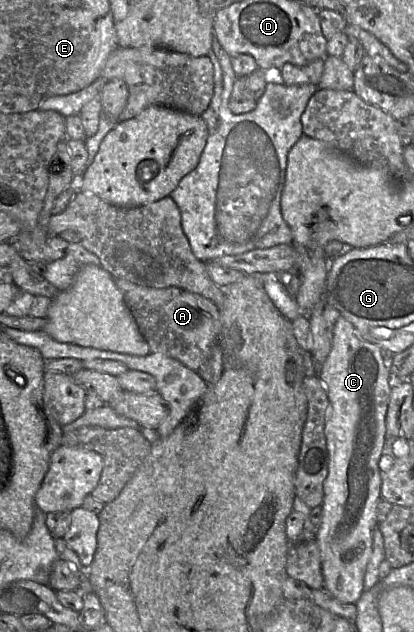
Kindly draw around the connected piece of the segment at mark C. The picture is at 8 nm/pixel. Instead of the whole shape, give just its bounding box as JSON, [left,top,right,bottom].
[314,316,395,604]

